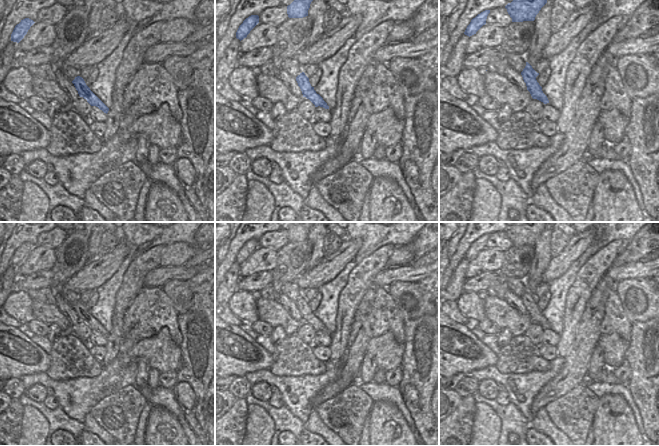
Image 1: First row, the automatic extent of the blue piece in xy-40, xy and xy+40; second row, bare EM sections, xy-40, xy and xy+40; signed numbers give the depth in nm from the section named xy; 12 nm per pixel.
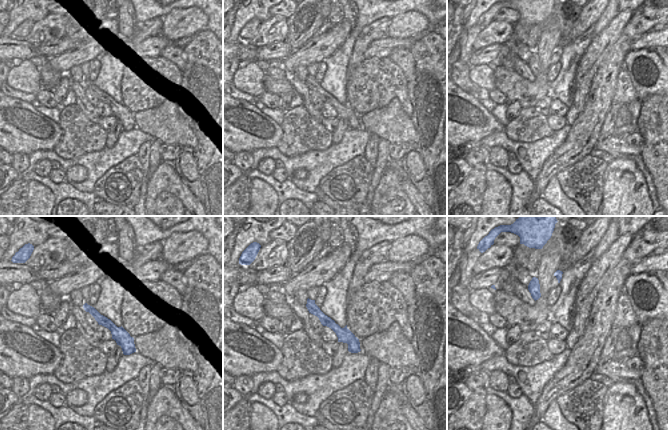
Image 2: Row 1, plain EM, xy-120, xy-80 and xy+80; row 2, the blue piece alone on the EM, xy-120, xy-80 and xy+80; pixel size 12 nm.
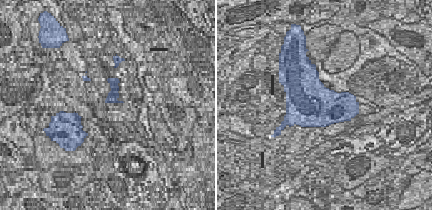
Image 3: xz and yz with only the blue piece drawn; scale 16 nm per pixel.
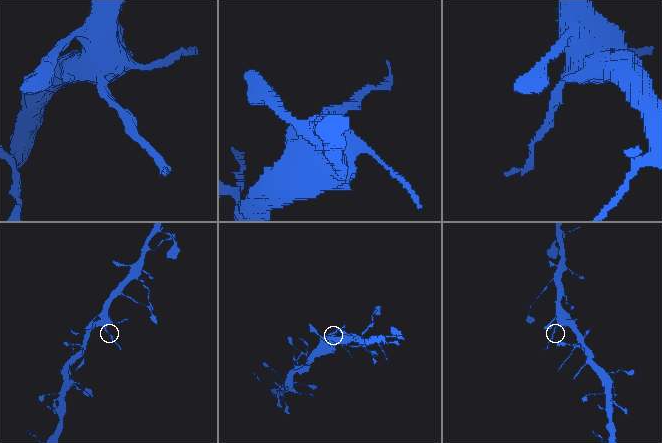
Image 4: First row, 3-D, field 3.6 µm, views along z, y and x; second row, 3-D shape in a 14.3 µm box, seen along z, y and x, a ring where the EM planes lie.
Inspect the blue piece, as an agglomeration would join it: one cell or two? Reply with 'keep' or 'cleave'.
cleave

